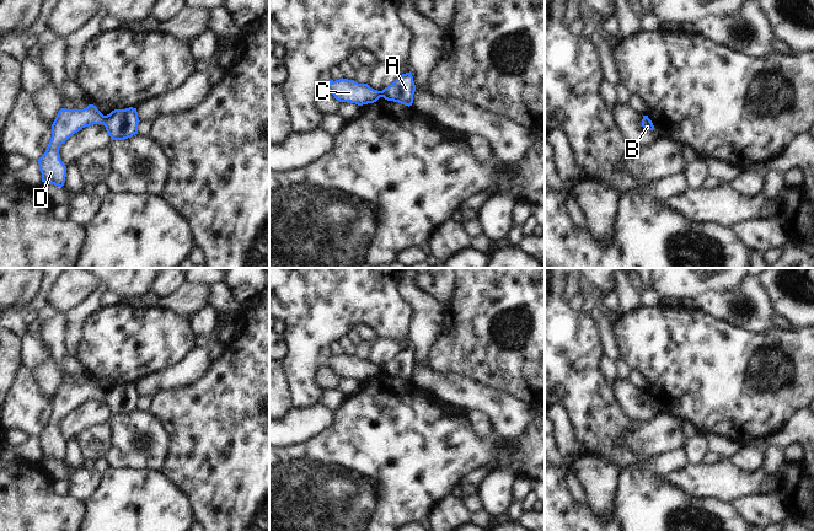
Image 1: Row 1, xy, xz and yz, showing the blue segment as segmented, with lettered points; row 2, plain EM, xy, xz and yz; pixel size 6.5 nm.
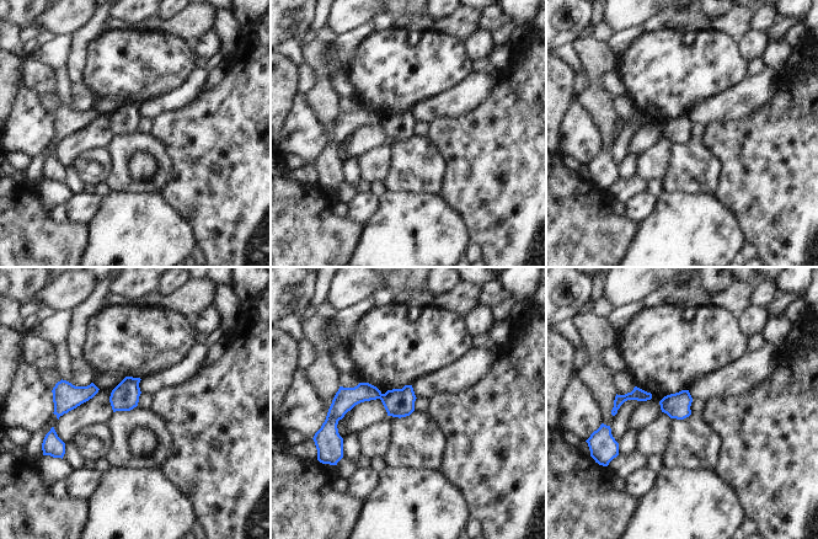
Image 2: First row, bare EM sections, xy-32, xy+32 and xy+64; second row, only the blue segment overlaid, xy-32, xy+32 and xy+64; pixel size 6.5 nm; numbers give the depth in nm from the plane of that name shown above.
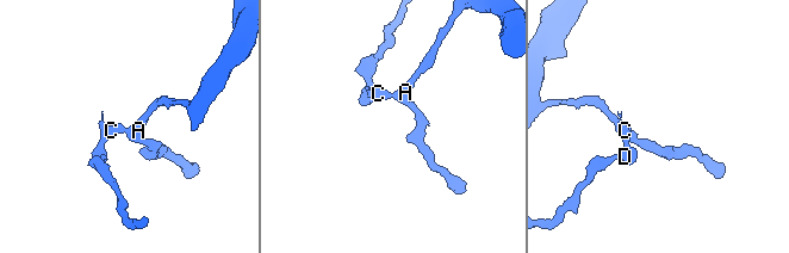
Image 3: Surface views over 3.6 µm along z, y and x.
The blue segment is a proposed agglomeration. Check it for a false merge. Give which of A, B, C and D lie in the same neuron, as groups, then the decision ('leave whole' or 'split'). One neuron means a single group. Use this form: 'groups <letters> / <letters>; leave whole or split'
groups A B / C D; split

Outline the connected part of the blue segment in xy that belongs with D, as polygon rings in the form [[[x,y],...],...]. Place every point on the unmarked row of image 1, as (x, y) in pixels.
[[[89,380],[84,385],[61,384],[52,399],[52,413],[47,425],[38,435],[42,457],[63,462],[66,441],[60,435],[59,423],[82,403],[103,399],[105,395],[106,391],[93,380]]]

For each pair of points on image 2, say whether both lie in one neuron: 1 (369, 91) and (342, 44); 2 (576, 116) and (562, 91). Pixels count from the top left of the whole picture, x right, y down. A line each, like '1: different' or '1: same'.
1: different
2: different

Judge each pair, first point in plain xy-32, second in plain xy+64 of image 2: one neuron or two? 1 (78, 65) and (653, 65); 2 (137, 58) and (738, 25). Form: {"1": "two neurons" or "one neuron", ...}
{"1": "two neurons", "2": "two neurons"}

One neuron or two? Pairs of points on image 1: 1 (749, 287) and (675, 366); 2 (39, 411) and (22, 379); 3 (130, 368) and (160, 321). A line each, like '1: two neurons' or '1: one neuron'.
1: two neurons
2: one neuron
3: one neuron

